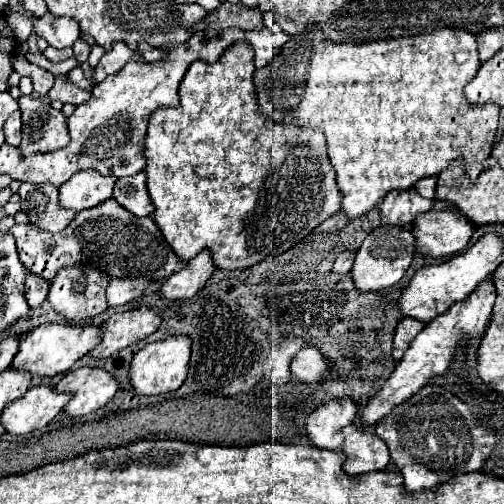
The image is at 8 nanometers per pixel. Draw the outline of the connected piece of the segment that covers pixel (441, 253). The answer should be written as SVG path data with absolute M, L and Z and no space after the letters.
M435 202L431 212L419 214L415 218L411 232L417 254L441 260L465 250L475 226L469 226L469 220L461 218L453 206Z

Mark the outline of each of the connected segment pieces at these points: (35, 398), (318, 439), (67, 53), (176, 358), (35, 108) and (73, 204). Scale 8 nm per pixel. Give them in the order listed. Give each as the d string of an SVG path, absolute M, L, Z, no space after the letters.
M31 386L23 398L11 402L1 412L1 426L7 434L29 434L47 426L69 402L69 394L59 394L49 386Z
M349 398L329 400L317 410L313 410L305 420L305 430L311 446L323 450L337 450L343 444L341 430L353 424L357 414L357 404Z
M47 48L45 52L43 52L43 56L47 58L47 60L51 60L51 62L61 62L61 60L65 60L65 58L71 58L73 56L73 50L71 48L65 48L65 50L57 50L57 48Z
M169 336L167 340L145 344L131 360L129 368L129 384L141 396L157 396L177 390L185 382L189 366L189 338L185 336Z
M21 96L19 110L23 114L23 140L19 144L19 150L23 156L37 154L37 152L41 152L41 154L55 152L69 144L67 118L61 110L55 110L47 100L41 100L39 96Z
M93 170L77 172L59 188L59 204L75 212L93 208L103 200L111 198L113 184L115 178L101 176Z

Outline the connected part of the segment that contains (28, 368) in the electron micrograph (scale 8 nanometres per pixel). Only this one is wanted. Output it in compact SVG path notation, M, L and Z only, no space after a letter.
M41 324L33 332L25 334L19 342L19 352L15 354L11 368L33 374L33 378L57 376L69 370L81 356L91 352L99 342L99 328L95 326L61 326L61 324Z

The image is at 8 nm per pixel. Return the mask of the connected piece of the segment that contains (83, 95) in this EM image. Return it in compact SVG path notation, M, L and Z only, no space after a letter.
M57 76L53 88L49 90L47 96L49 96L49 100L61 100L63 104L69 102L69 104L73 104L73 106L79 106L81 102L89 100L89 92L87 92L87 90L81 90L81 88L77 88L77 86L73 86L73 84L67 80L67 76Z

